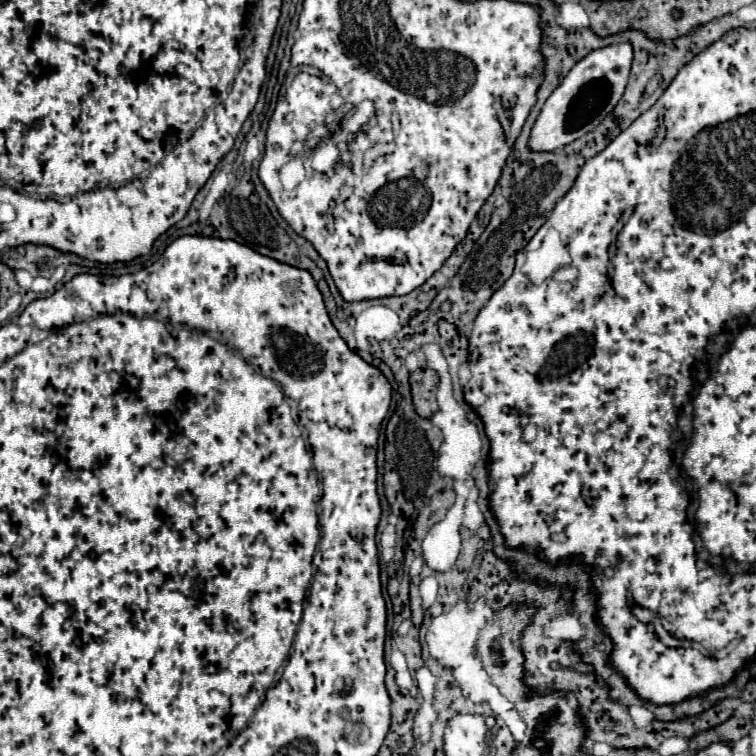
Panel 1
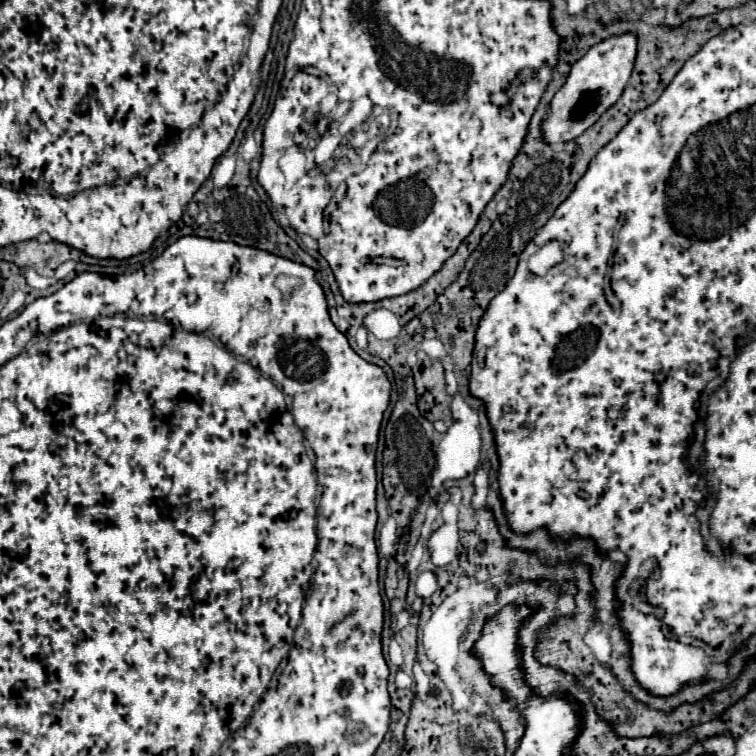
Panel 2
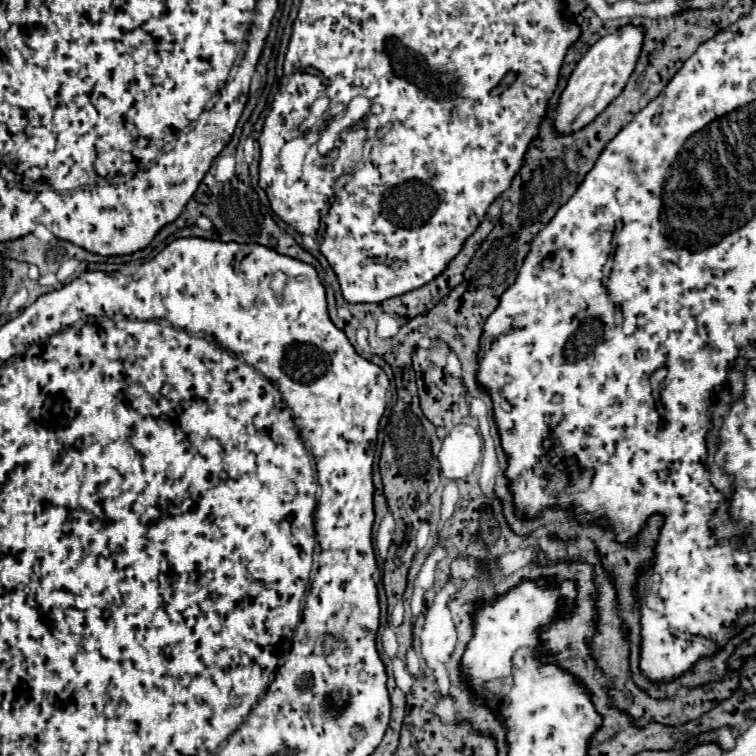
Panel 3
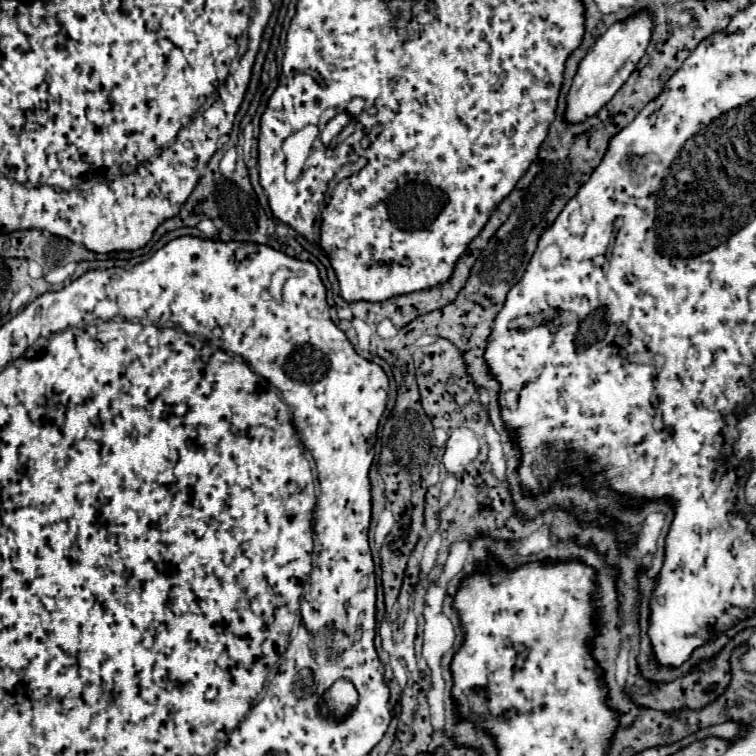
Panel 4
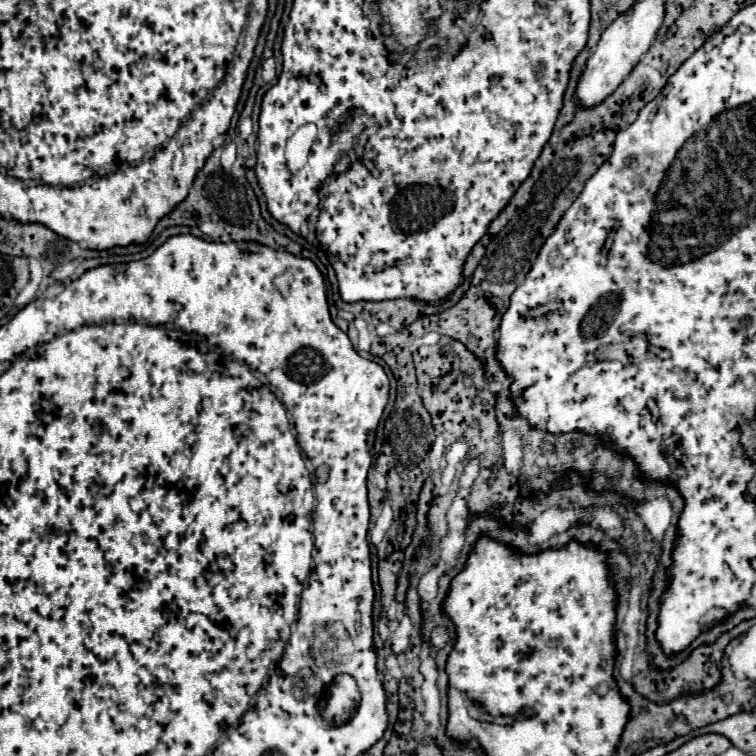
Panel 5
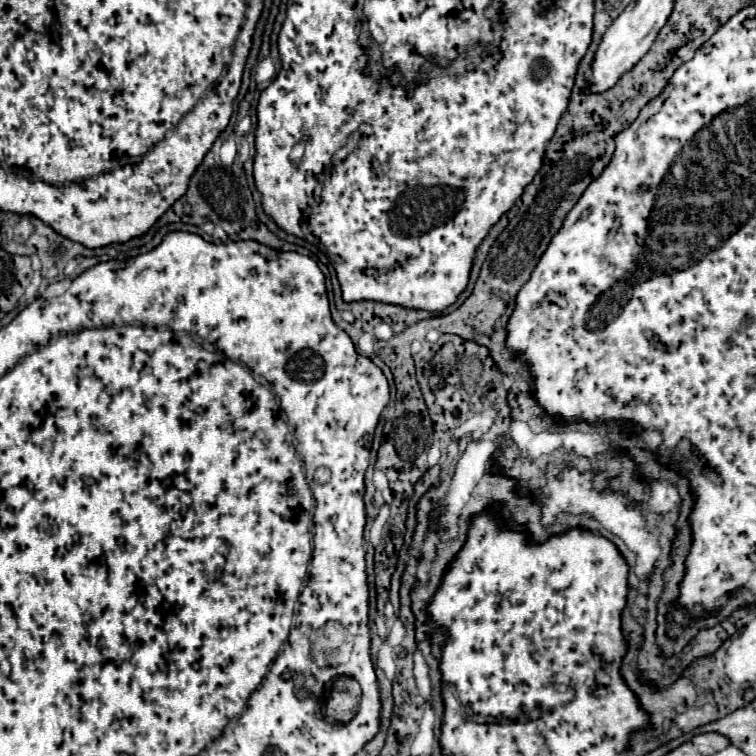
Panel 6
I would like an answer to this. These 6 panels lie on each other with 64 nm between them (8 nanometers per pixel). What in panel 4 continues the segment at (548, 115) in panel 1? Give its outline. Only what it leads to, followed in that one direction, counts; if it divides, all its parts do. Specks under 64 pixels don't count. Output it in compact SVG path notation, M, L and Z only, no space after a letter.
M640 10L638 14L614 22L592 46L592 50L586 54L586 58L580 62L580 68L574 76L572 88L568 92L568 108L566 108L566 120L568 122L580 122L588 116L594 116L612 96L620 90L620 86L628 80L628 76L634 72L638 60L644 56L650 38L654 30L654 18L648 10Z

